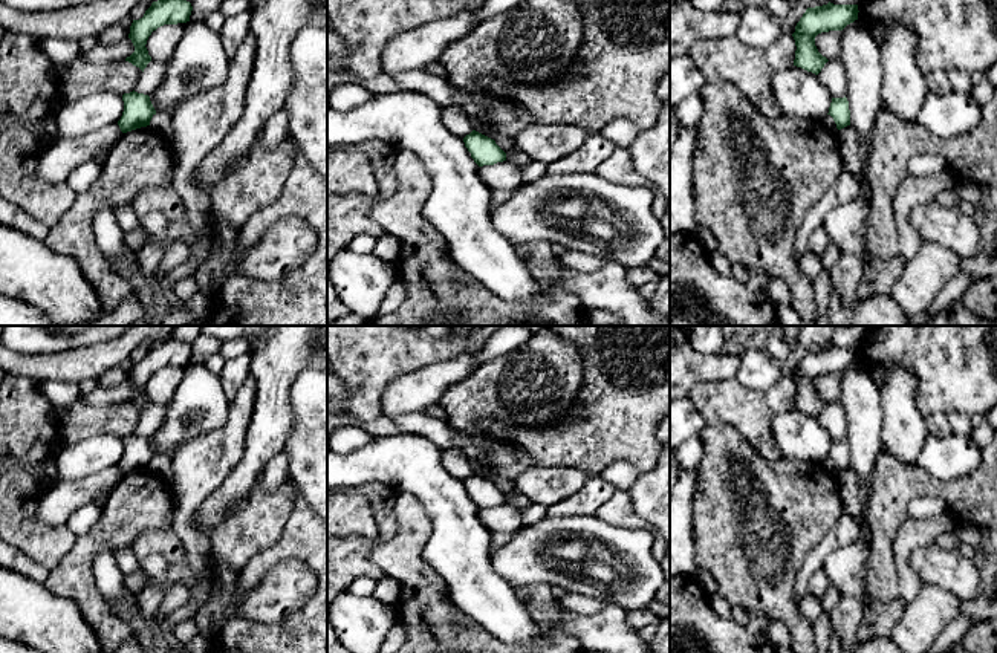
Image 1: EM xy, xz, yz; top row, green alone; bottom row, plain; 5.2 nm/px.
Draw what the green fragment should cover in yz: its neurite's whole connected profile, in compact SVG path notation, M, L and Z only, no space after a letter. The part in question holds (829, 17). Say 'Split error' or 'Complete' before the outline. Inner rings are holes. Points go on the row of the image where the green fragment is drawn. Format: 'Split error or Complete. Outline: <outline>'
Complete. Outline: M833 5L807 8L792 34L795 40L794 66L818 75L829 61L817 46L815 37L821 32L843 31L847 24L858 20L858 5Z

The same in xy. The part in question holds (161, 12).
Complete. Outline: M158 0L145 11L144 17L133 20L128 38L135 46L135 52L125 61L139 67L142 72L151 61L145 47L153 31L164 24L177 24L190 21L193 6L187 0Z

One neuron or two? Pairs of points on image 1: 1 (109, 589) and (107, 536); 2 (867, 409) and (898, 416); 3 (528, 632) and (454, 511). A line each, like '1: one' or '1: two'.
1: two
2: two
3: one

